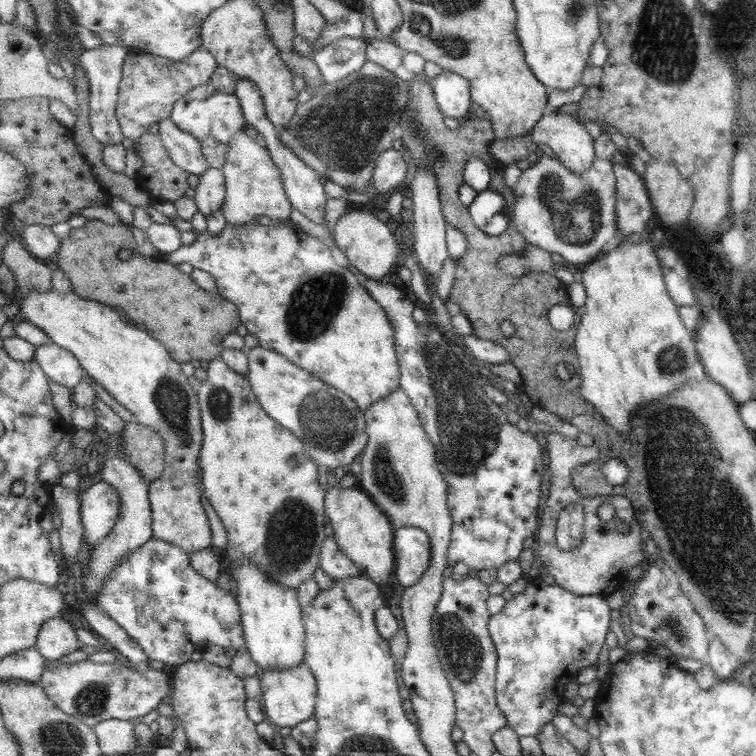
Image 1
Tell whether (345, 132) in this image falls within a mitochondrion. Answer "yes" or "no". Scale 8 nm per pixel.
yes

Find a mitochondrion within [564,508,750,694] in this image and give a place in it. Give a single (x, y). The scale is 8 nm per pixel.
(672, 623)

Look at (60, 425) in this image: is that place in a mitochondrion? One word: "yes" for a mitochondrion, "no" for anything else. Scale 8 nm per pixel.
no

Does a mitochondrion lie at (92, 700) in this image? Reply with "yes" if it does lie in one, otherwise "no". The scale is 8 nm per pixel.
yes

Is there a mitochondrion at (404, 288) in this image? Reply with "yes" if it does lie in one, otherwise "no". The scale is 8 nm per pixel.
no

